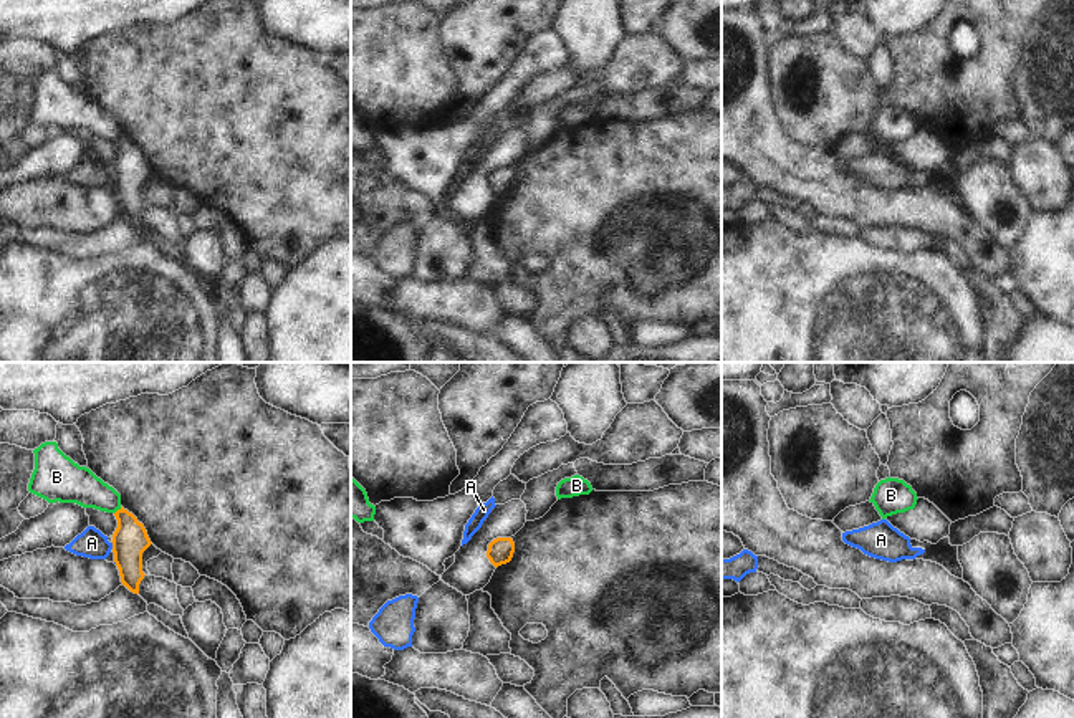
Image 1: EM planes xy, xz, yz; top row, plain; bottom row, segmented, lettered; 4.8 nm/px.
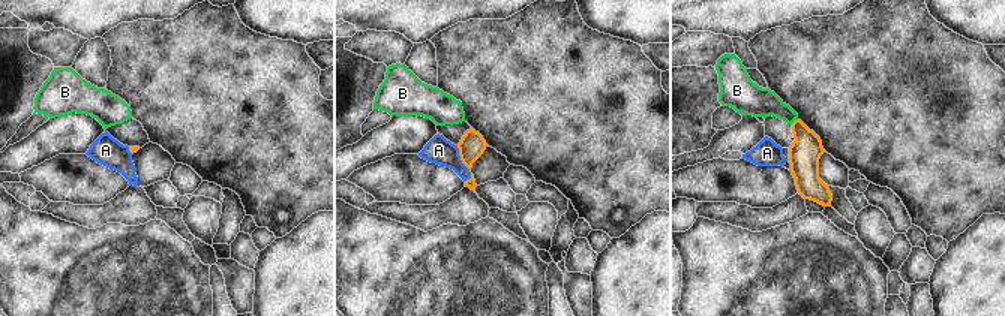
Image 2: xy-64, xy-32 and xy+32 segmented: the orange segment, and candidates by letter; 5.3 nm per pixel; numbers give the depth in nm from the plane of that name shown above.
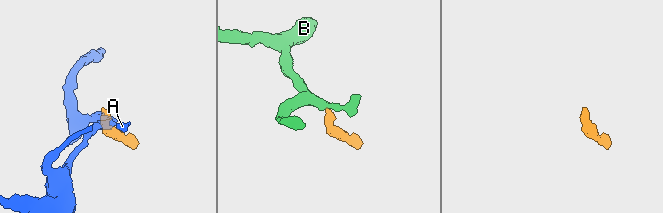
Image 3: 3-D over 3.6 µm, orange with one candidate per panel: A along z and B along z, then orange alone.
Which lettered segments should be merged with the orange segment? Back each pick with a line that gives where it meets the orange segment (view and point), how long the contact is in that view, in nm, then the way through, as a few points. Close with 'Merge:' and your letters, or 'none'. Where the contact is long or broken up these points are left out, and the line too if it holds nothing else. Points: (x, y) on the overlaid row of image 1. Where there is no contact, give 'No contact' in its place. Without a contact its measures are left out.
Merge: none

